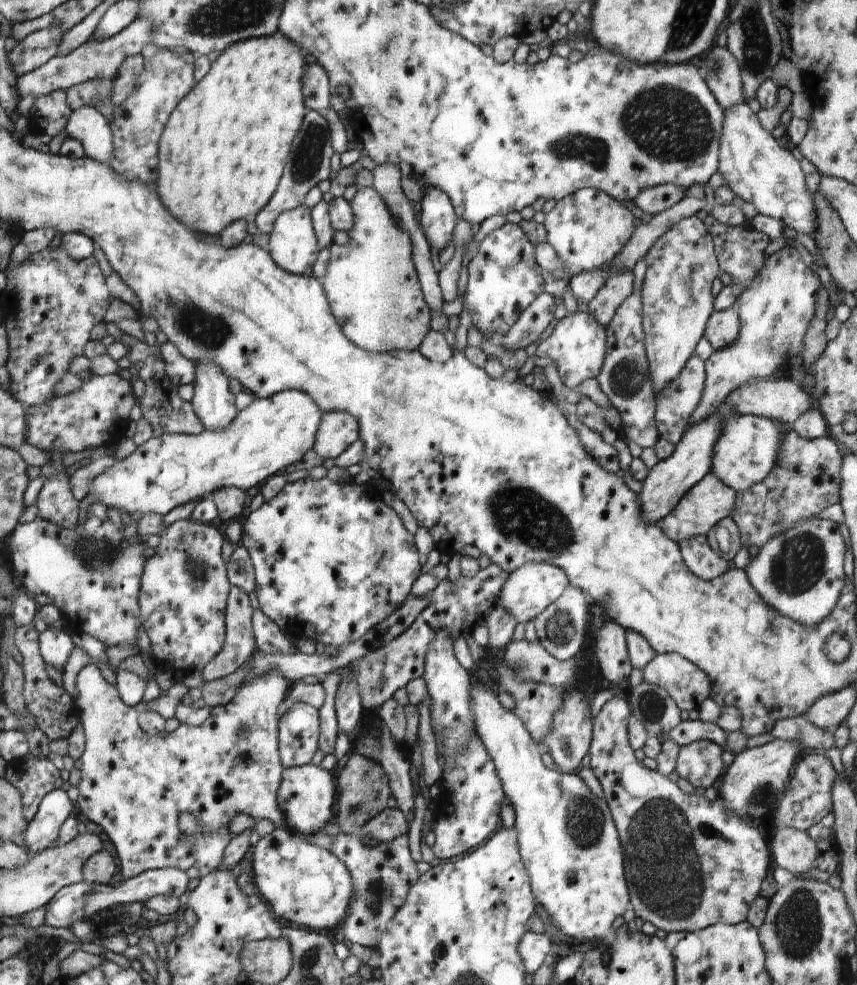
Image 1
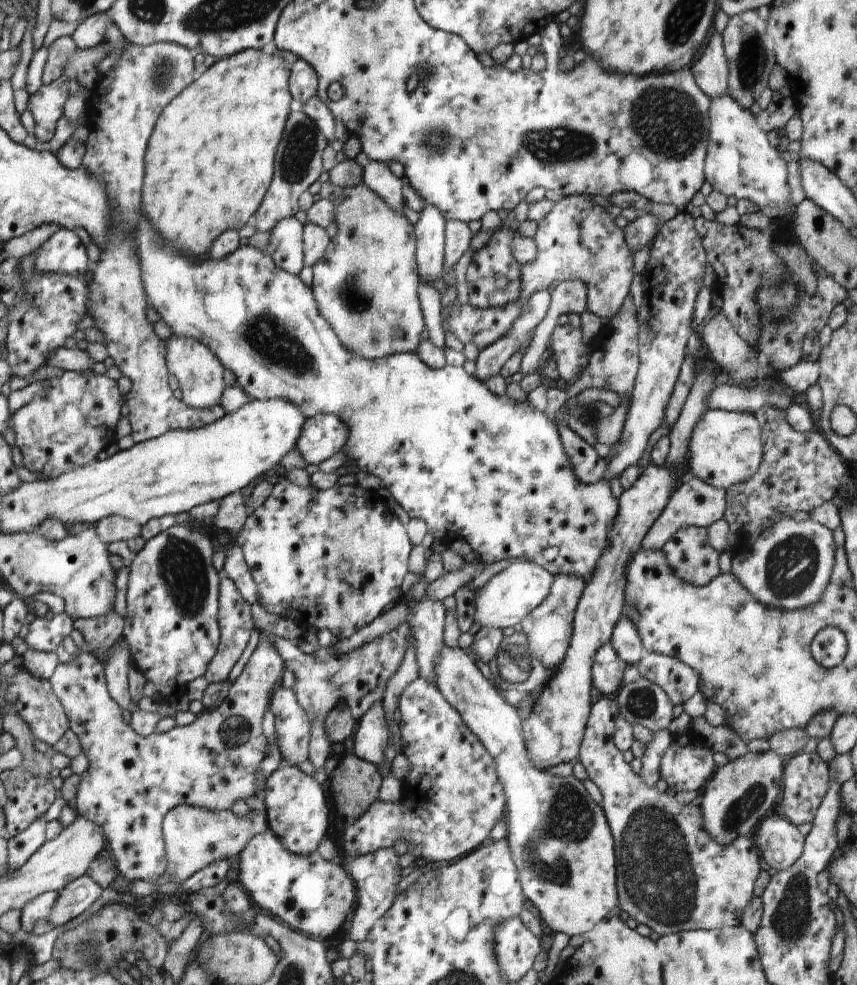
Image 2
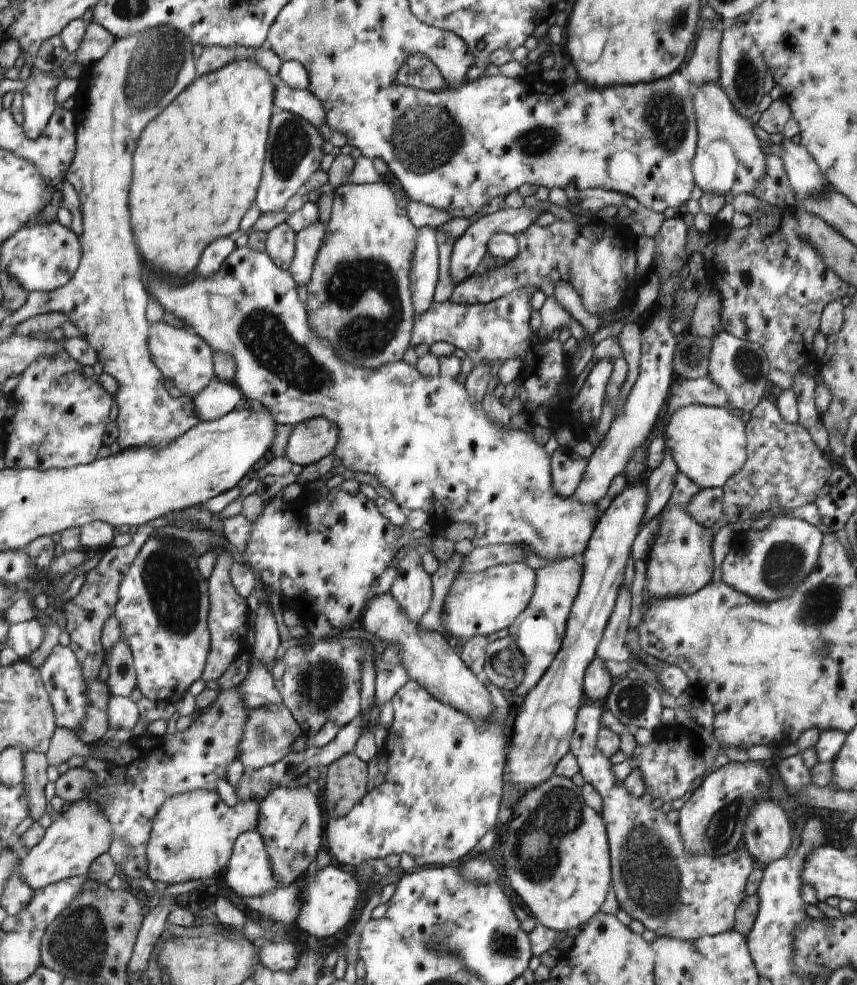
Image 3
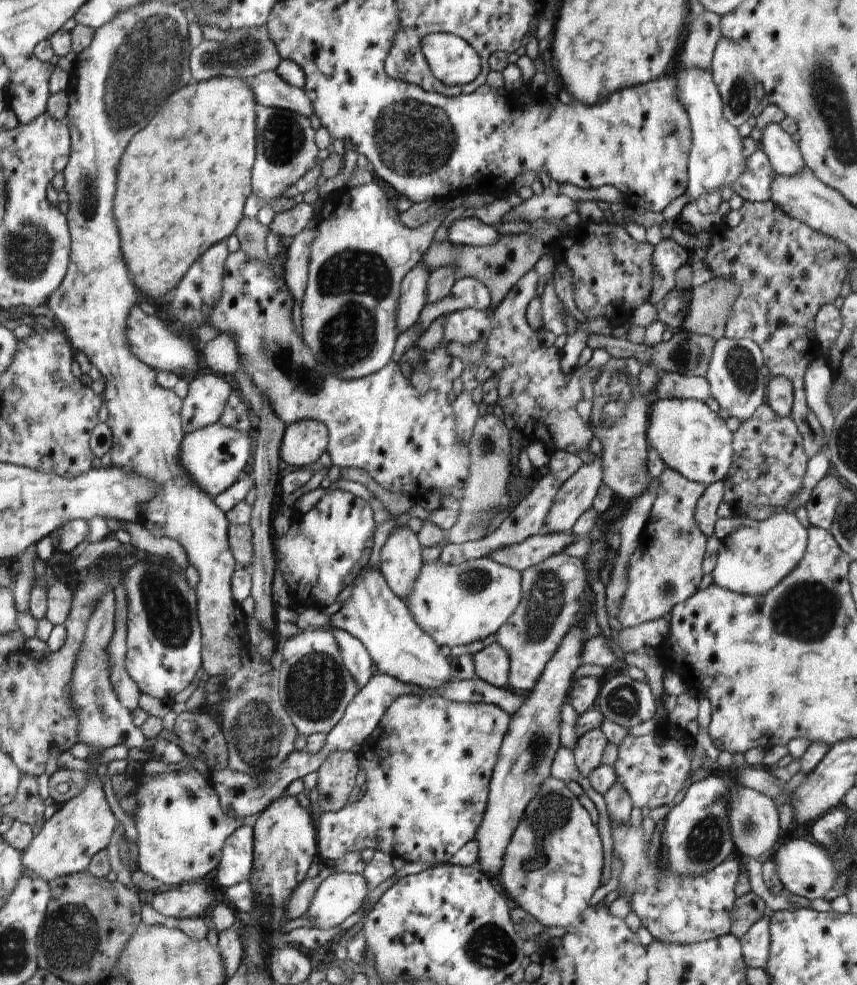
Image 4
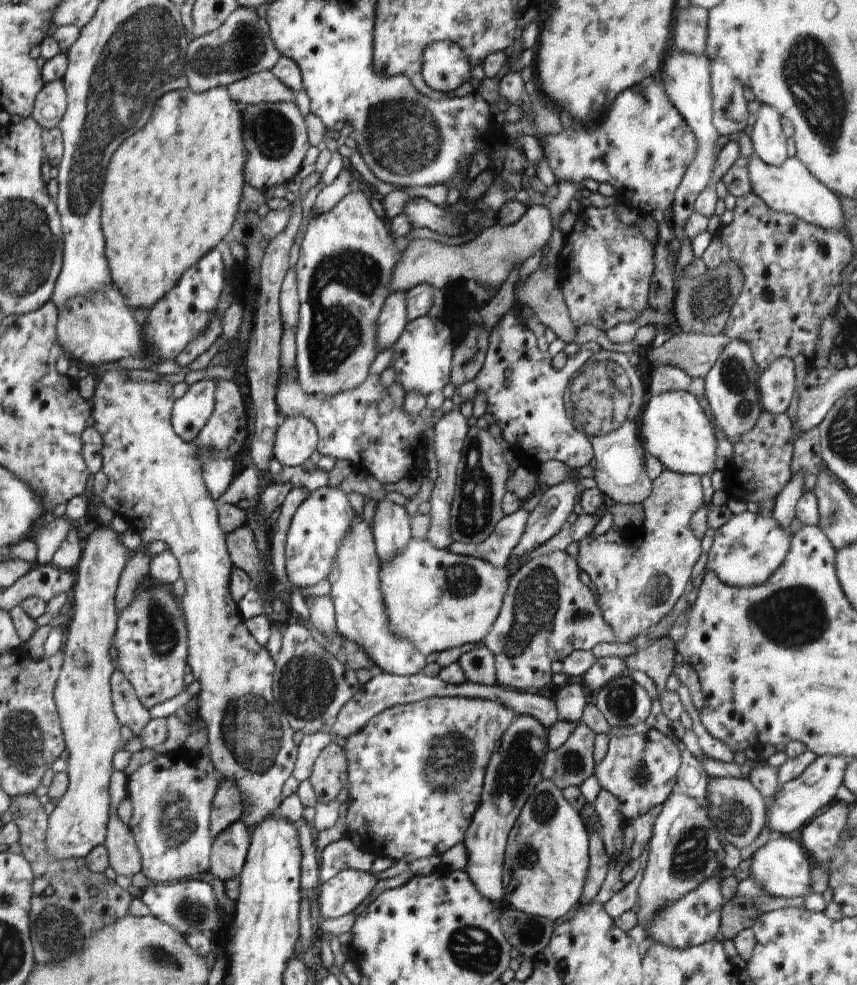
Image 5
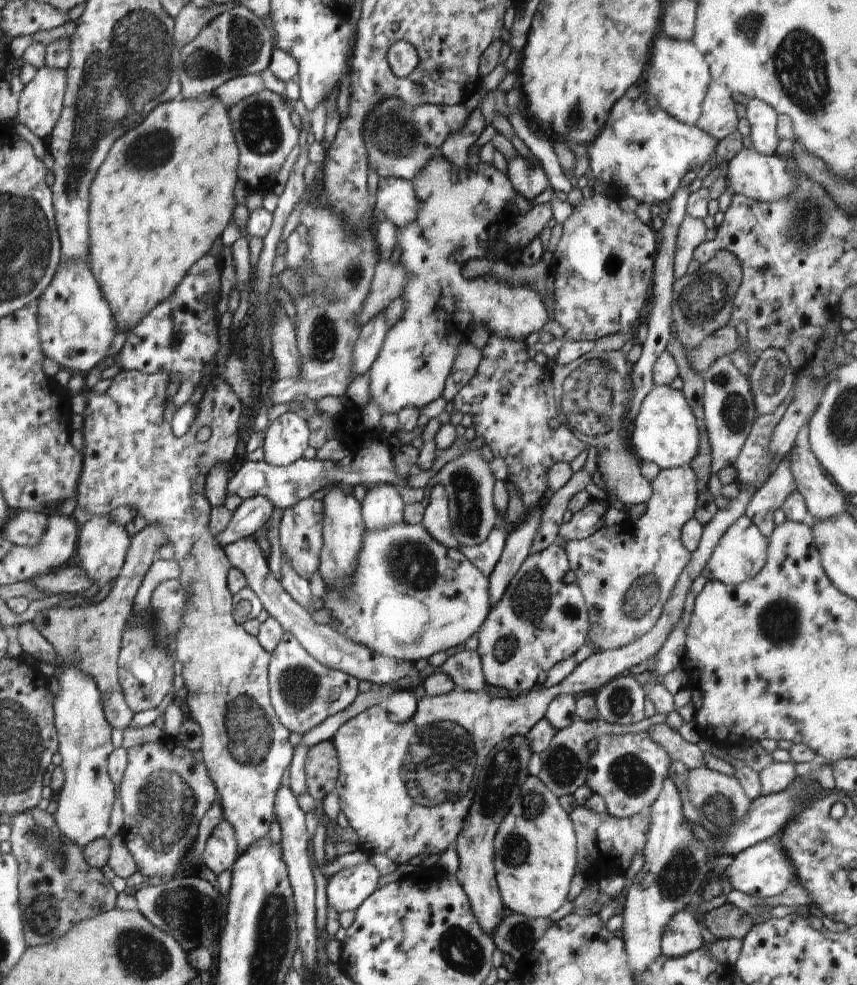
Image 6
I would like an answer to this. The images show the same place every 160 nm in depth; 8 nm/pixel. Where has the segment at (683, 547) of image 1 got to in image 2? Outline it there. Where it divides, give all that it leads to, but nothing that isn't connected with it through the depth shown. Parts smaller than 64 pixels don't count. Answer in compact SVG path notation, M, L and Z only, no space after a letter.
M687 526L680 529L662 550L675 575L685 583L701 587L720 574L720 554L708 544L704 527Z

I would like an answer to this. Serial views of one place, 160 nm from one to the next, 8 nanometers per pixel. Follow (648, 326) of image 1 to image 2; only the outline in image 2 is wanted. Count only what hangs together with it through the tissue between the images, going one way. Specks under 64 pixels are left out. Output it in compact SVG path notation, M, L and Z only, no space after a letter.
M688 210L679 211L674 218L663 221L655 236L650 258L641 273L643 302L637 312L639 324L639 369L620 440L610 447L607 469L602 479L610 482L624 470L637 465L648 446L650 435L666 418L666 408L675 390L686 356L686 340L690 336L690 320L694 312L696 294L701 290L702 274L708 262L694 220Z

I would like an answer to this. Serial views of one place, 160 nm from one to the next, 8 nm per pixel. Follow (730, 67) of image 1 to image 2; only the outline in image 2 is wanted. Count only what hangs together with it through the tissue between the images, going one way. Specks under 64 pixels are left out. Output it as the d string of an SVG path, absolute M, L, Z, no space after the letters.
M718 31L705 43L696 64L690 69L704 94L714 98L726 92L729 68L723 47L723 36Z

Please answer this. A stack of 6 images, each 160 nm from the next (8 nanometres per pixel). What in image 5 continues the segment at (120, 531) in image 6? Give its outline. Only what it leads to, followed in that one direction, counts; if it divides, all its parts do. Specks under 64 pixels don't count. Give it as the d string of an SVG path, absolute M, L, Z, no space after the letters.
M98 527L85 539L83 556L75 572L77 581L74 587L74 615L68 625L68 635L64 644L63 666L59 672L58 684L55 686L55 703L63 722L63 735L68 747L66 772L69 785L64 796L58 800L56 808L48 816L48 830L45 834L47 851L57 859L83 858L95 846L105 844L107 824L110 816L110 792L108 785L114 770L114 754L122 745L120 735L126 730L113 711L111 699L110 677L116 668L111 661L111 648L114 642L115 630L118 628L119 610L115 607L115 594L118 592L119 578L127 566L128 548L122 538L112 527Z

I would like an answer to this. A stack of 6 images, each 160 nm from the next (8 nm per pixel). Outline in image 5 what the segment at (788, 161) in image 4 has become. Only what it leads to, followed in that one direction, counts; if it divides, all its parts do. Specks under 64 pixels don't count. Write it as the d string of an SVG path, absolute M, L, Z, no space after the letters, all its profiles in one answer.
M764 103L757 112L752 136L754 153L766 164L780 166L787 158L786 136L780 125L781 114Z

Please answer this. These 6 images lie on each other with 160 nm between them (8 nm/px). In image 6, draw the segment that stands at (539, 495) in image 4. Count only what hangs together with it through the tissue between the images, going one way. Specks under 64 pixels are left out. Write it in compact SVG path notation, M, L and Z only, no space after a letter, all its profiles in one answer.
M504 522L490 532L487 540L477 546L460 546L463 555L466 555L471 560L474 566L478 567L488 577L494 572L496 564L500 561L506 540L512 527L508 527Z

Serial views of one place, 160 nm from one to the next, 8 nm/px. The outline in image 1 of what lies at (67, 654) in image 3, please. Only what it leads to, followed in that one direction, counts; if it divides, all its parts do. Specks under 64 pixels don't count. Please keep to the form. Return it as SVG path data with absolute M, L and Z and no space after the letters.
M87 664L79 670L75 679L75 704L79 707L79 719L81 720L81 728L85 736L85 749L82 753L82 768L81 781L79 782L78 790L79 796L76 804L80 806L80 812L94 822L98 826L102 826L104 832L108 834L112 844L114 844L118 858L120 859L120 872L124 878L129 879L138 877L140 873L144 873L150 869L180 869L181 871L188 870L191 866L195 866L195 857L191 853L191 839L188 839L183 831L179 829L179 814L190 811L197 816L199 823L205 828L205 831L214 832L216 829L221 829L232 816L236 814L248 814L255 820L268 818L275 828L288 829L285 824L285 816L283 811L278 807L277 794L282 780L283 770L285 769L282 763L282 756L279 754L279 719L278 719L278 706L282 700L287 697L290 691L290 682L278 670L270 669L264 674L255 676L253 679L246 681L234 695L234 698L225 705L220 705L211 708L210 715L202 724L198 726L190 725L187 723L180 723L178 728L173 731L162 731L154 736L148 736L139 725L137 721L138 711L135 707L129 707L127 703L120 698L118 688L110 682L107 682L96 664Z

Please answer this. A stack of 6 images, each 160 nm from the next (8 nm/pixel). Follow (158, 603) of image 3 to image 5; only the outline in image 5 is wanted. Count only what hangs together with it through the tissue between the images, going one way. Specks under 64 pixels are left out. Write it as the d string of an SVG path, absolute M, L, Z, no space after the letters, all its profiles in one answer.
M146 574L140 580L130 606L120 612L118 628L115 630L117 667L124 673L145 709L170 700L185 690L187 623L180 601L169 588Z

